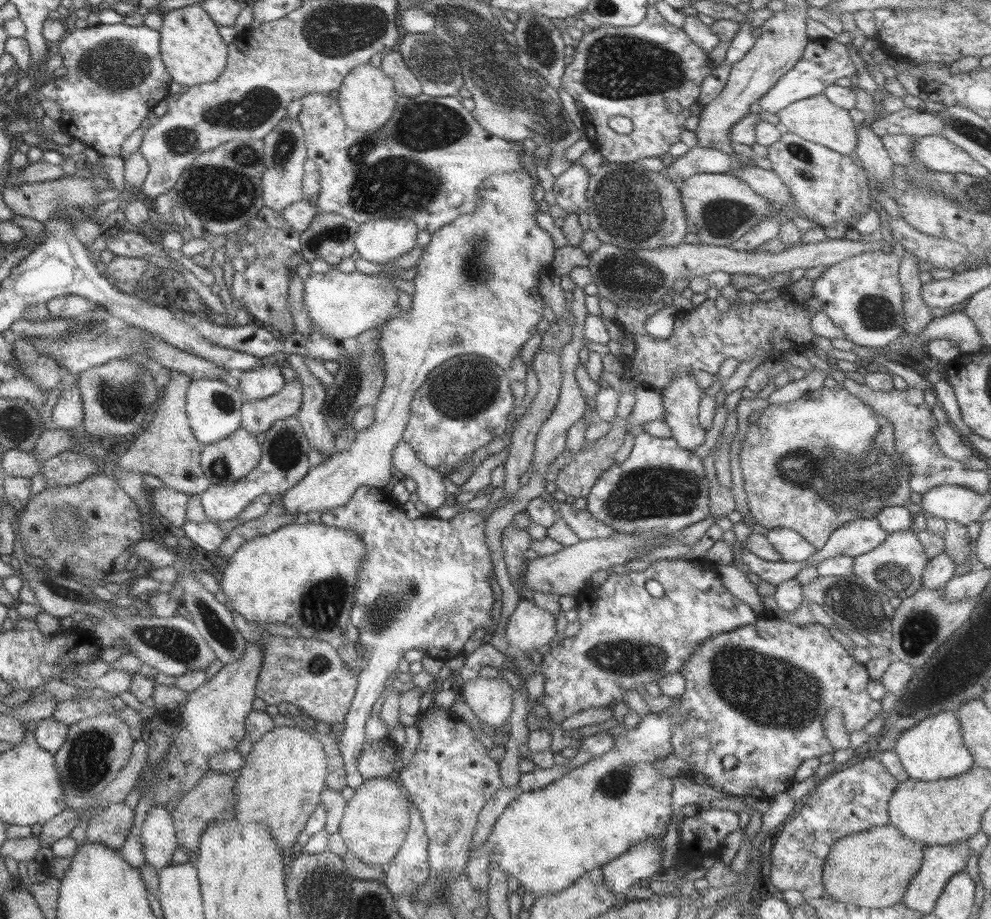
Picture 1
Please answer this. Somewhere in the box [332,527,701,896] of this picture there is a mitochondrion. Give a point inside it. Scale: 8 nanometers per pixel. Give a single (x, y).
(617, 657)

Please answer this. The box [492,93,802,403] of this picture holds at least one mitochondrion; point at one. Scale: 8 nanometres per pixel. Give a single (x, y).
(626, 206)

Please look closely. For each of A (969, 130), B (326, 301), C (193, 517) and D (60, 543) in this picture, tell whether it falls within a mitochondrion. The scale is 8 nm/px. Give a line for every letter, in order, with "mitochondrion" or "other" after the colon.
A: mitochondrion
B: other
C: other
D: mitochondrion

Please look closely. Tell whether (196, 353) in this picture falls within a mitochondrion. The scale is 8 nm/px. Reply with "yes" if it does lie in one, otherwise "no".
no

